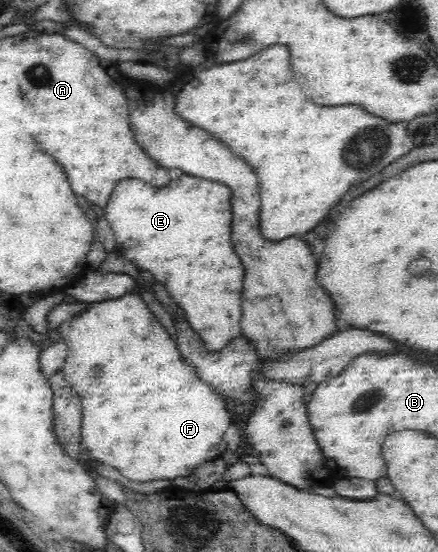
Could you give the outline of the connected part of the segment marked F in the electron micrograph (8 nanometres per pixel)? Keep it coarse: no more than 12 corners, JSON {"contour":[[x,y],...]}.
{"contour":[[141,296],[57,328],[95,460],[221,458],[232,412]]}

